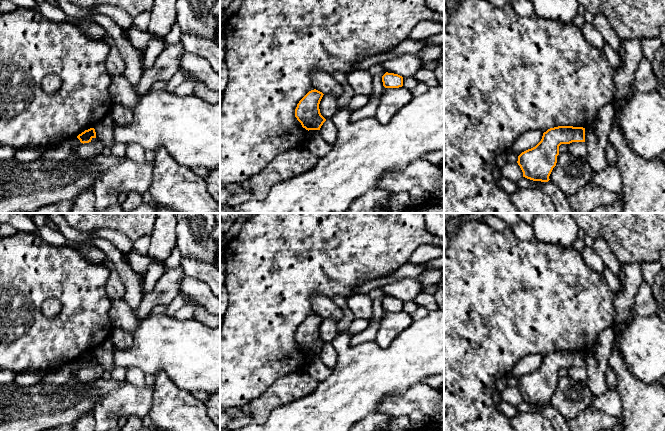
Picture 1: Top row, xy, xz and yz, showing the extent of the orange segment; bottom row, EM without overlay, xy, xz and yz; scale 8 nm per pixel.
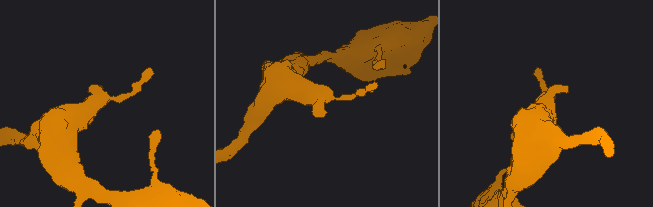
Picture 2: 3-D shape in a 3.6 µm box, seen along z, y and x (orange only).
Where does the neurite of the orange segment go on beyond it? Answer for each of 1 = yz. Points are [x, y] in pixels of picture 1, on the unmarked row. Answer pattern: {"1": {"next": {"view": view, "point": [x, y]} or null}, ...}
{"1": {"next": null}}

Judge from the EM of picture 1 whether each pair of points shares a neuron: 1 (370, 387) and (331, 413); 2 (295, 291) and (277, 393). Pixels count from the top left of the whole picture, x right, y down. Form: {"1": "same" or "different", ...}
{"1": "same", "2": "different"}

